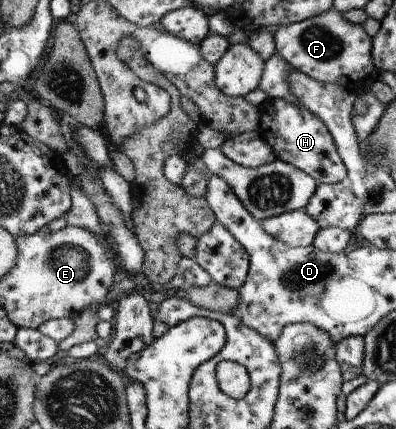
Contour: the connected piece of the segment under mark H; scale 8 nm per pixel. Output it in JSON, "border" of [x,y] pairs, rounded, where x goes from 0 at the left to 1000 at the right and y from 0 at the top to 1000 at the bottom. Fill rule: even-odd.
{"border":[[[674,228],[654,245],[652,315],[687,343],[702,368],[785,408],[798,427],[851,429],[879,413],[876,385],[848,343],[846,324],[816,280],[778,252],[712,228]]]}

